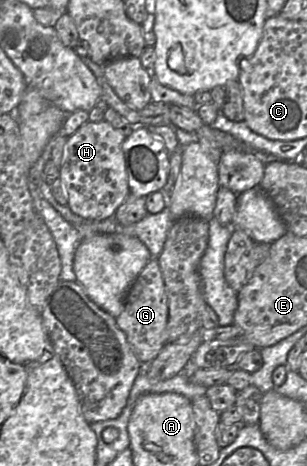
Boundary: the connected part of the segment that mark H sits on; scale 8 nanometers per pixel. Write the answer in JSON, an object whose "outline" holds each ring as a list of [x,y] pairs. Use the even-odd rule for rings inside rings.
{"outline":[[[105,120],[87,121],[67,138],[59,178],[68,197],[68,207],[76,215],[91,221],[115,217],[117,209],[130,193],[121,149],[125,138]]]}

